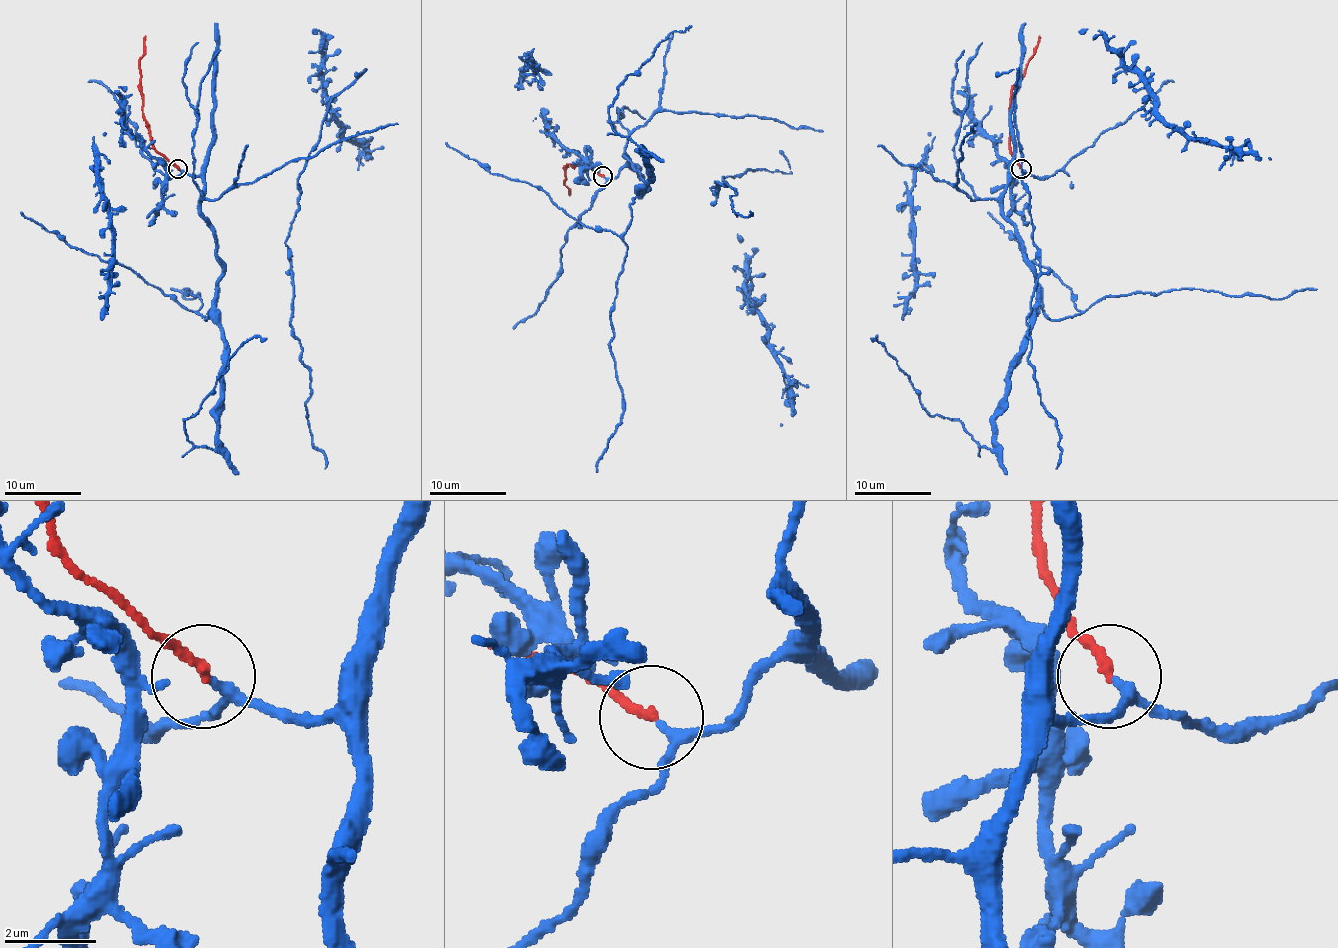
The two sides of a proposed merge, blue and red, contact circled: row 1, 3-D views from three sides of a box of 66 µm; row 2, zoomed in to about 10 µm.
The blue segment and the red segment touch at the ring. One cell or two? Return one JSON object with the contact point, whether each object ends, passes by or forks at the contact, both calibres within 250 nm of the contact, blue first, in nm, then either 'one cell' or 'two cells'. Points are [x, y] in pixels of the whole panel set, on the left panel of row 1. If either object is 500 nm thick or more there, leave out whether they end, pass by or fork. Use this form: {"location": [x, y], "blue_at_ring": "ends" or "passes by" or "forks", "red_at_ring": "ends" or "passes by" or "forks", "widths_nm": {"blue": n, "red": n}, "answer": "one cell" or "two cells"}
{"location": [178, 169], "blue_at_ring": "passes by", "red_at_ring": "ends", "widths_nm": {"blue": 180, "red": 200}, "answer": "one cell"}

